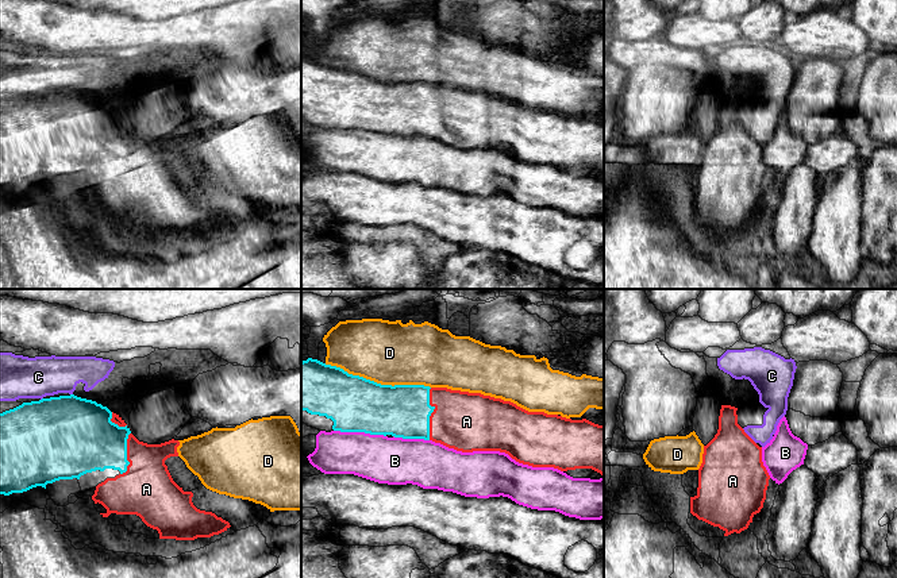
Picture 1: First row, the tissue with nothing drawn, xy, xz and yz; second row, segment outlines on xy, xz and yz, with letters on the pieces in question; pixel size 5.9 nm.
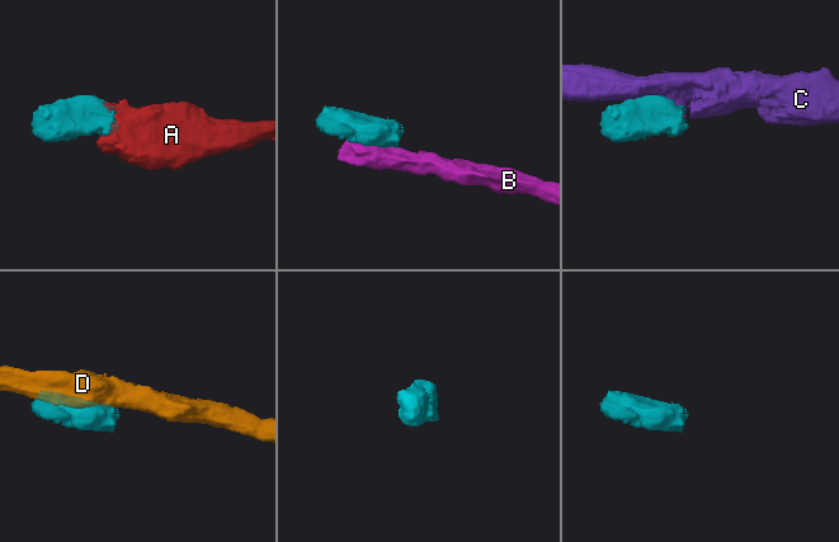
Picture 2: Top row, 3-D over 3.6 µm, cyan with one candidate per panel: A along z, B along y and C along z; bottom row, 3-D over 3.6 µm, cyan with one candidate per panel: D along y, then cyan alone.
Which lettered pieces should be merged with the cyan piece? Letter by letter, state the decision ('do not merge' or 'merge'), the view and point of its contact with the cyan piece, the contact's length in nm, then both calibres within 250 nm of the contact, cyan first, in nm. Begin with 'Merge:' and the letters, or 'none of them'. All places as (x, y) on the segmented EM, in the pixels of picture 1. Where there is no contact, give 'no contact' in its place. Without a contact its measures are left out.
Merge: A
A: merge; contact xz (431, 412); length 320 nm; calibres 320 and 360 nm
B: do not merge; contact xz (360, 431); length 320 nm; calibres 320 and 280 nm
C: do not merge; no contact
D: do not merge; contact xz (376, 382); length 650 nm; calibres 320 and 380 nm

